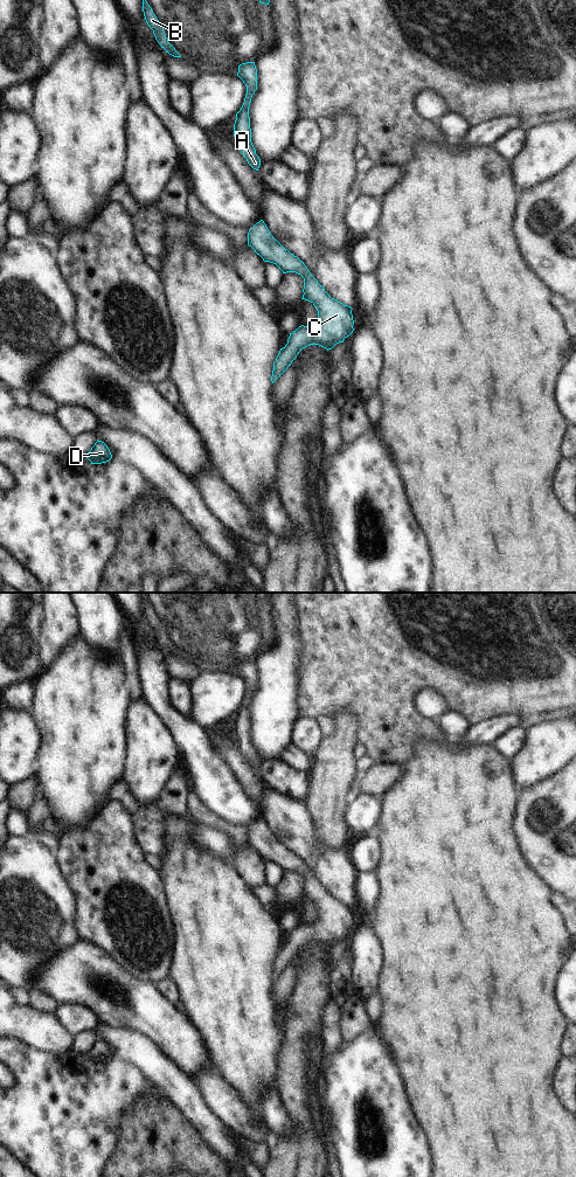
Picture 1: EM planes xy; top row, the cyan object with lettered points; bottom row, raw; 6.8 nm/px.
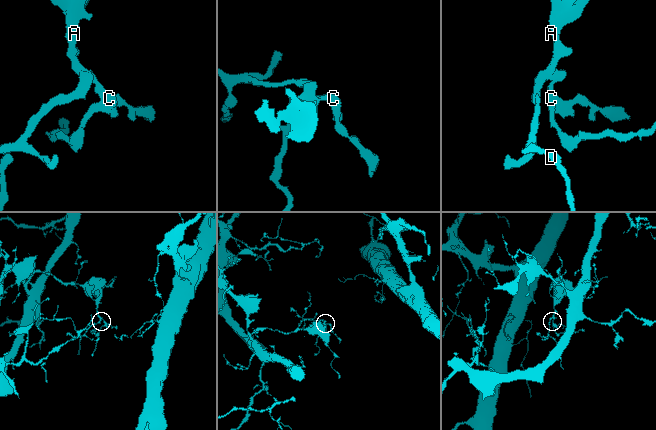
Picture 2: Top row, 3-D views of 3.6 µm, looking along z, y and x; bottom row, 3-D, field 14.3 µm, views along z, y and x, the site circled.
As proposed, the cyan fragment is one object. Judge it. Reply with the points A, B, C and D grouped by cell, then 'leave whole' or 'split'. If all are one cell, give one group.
A B C D | leave whole

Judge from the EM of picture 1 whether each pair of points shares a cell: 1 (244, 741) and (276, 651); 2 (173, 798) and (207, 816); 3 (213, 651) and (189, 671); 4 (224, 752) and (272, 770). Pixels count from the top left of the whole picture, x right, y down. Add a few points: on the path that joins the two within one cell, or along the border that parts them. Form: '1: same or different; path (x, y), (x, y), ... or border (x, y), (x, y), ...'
1: different; border (250, 698), (250, 740), (257, 753)
2: different; border (189, 789), (187, 811), (195, 821), (205, 825)
3: different; border (169, 653), (182, 656), (199, 672)
4: different; border (257, 769), (266, 786)

